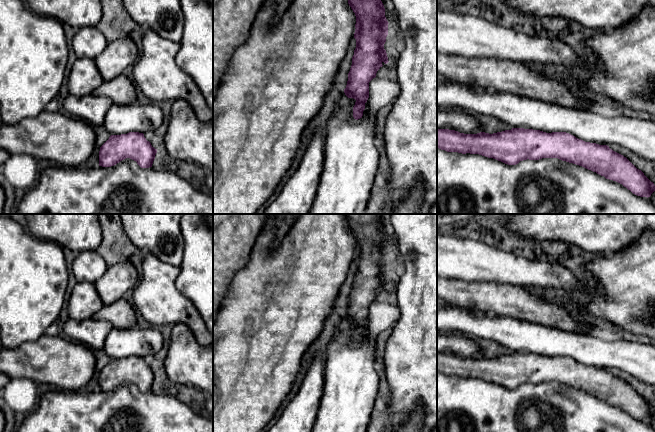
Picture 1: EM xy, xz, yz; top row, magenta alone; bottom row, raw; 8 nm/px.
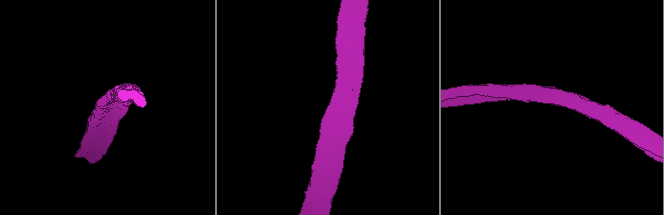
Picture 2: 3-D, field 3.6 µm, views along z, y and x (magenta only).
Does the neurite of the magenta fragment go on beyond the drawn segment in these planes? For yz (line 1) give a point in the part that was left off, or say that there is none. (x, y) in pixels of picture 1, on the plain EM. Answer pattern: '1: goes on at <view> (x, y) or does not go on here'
1: does not go on here

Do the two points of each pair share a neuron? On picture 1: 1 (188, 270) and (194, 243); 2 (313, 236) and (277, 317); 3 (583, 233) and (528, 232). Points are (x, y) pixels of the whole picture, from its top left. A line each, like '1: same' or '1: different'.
1: same
2: same
3: same

